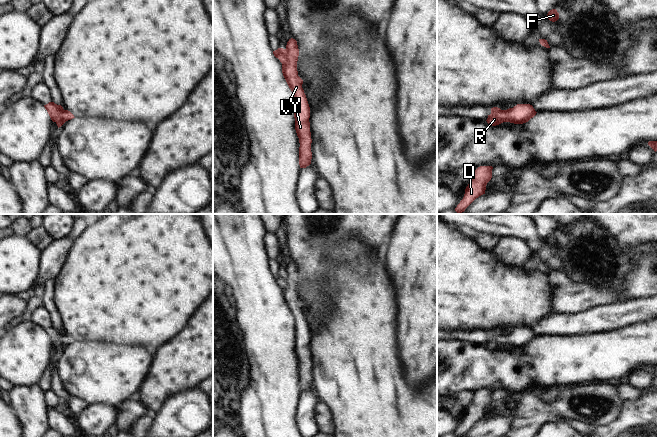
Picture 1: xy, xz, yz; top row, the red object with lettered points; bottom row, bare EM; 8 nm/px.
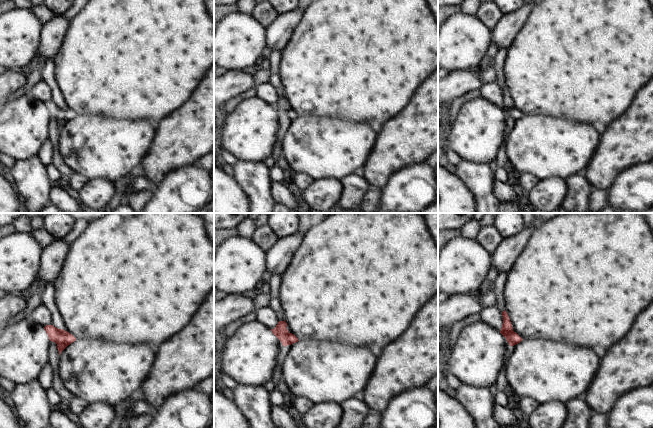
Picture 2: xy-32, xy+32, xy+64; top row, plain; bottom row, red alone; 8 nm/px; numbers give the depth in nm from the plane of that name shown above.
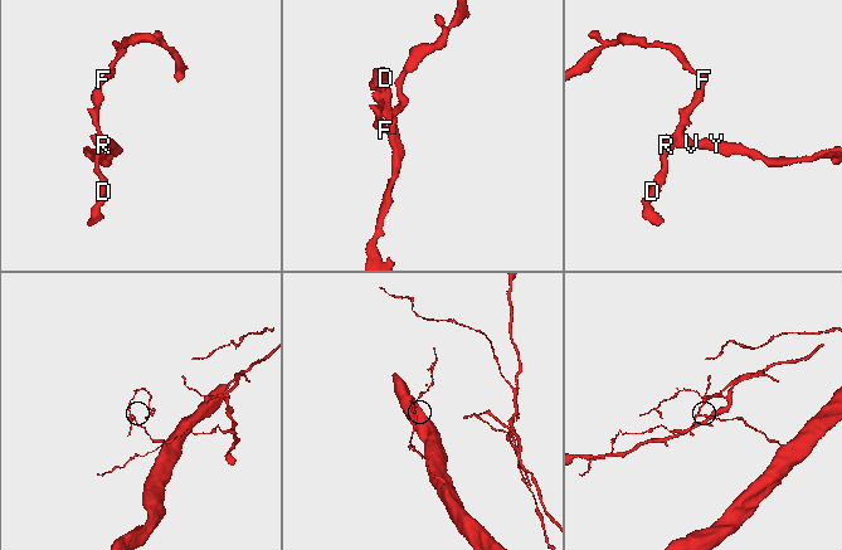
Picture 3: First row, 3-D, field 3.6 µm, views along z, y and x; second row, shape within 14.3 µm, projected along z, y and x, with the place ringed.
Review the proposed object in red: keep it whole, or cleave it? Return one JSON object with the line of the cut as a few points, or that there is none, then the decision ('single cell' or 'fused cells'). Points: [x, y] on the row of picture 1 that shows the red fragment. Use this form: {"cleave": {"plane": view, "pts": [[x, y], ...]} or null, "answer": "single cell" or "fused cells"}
{"cleave": {"plane": "xy", "pts": [[64, 110], [62, 119], [56, 123]]}, "answer": "fused cells"}

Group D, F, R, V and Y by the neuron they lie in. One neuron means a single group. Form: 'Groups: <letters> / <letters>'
Groups: D R V Y / F

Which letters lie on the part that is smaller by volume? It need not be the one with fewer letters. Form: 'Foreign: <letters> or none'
Foreign: F

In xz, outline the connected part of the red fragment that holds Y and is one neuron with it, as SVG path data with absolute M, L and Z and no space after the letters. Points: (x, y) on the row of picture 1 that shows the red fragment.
M289 39L286 45L286 62L282 64L283 76L294 94L295 130L299 138L299 165L306 168L311 164L311 132L310 132L310 107L302 88L303 80L298 76L297 61L299 49L297 41Z

